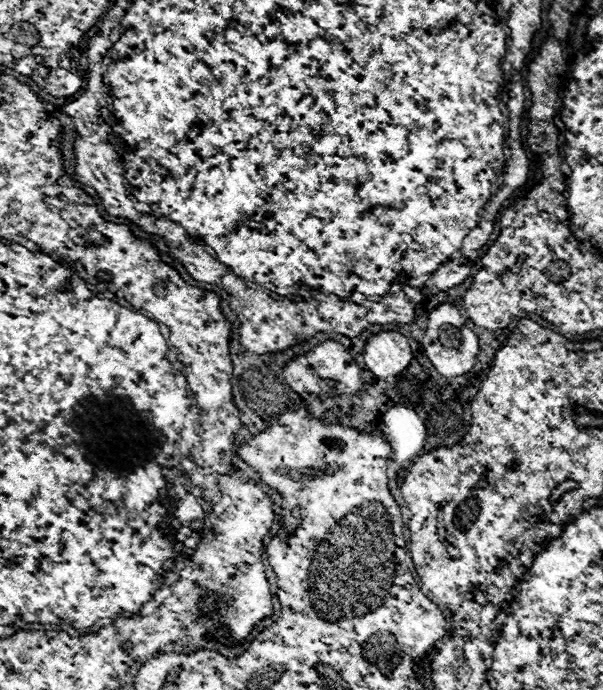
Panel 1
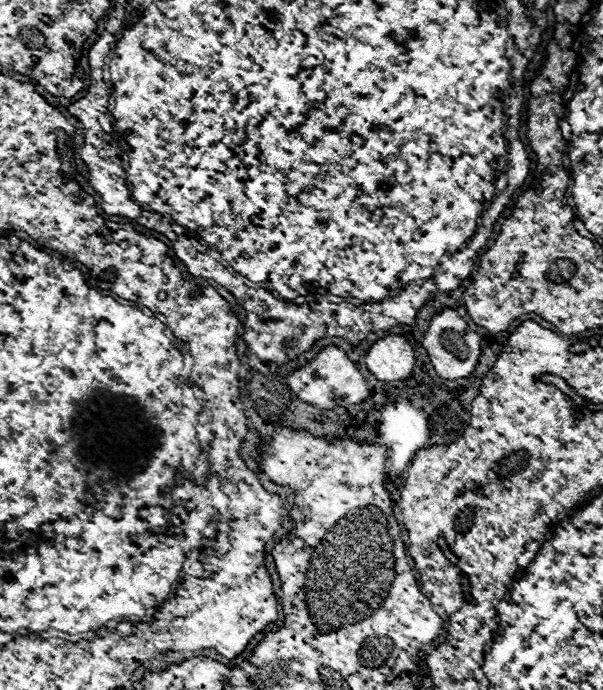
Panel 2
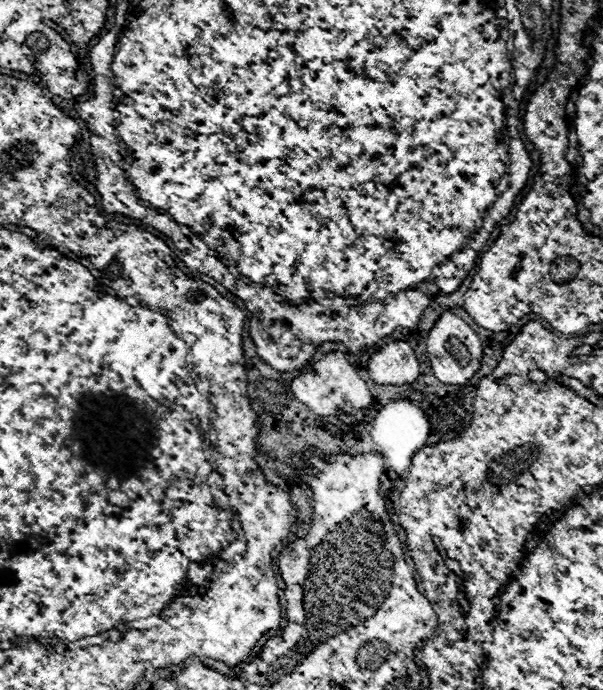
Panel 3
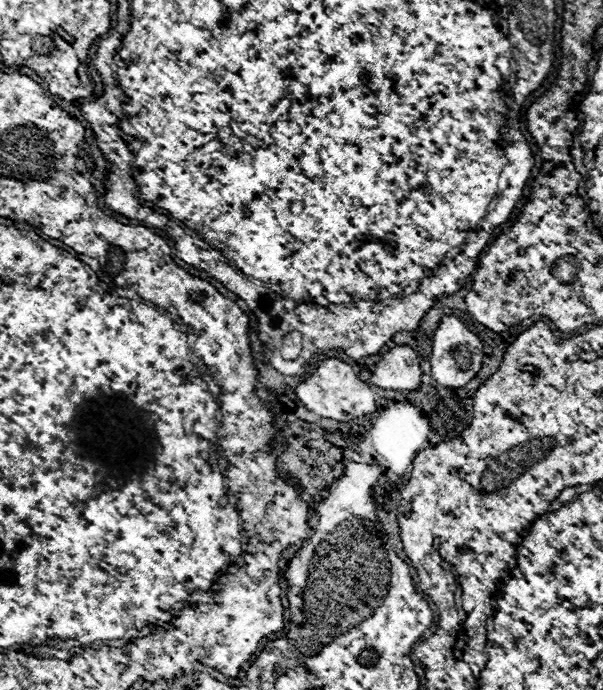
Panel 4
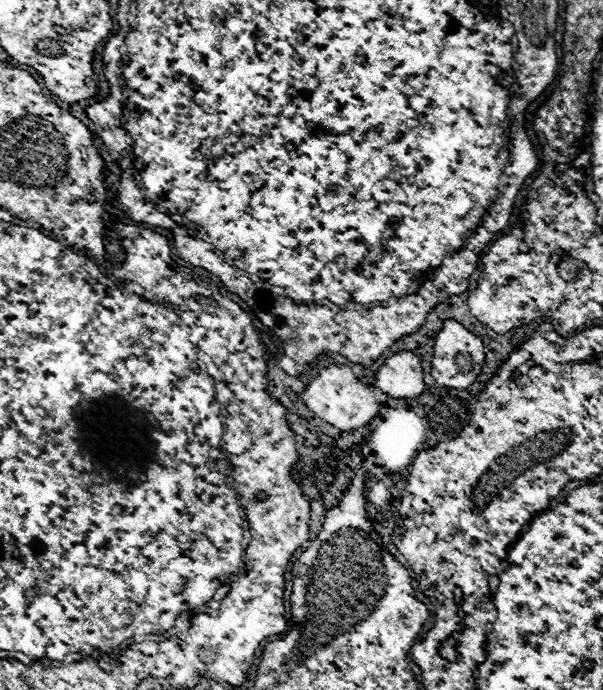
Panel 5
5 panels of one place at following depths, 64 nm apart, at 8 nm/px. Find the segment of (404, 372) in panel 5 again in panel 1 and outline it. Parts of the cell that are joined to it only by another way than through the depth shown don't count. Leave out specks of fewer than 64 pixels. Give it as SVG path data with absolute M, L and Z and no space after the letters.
M400 332L372 334L364 344L364 364L378 378L398 376L412 360L406 336Z

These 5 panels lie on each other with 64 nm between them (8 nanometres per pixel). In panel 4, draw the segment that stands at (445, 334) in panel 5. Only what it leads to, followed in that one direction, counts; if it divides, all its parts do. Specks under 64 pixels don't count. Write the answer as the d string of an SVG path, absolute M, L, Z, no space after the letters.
M448 314L442 316L442 320L432 336L430 364L432 364L432 376L436 378L436 382L440 382L442 386L448 386L448 388L466 386L482 368L482 358L484 358L484 352L482 352L480 338L472 330L468 330L468 326L462 324L456 316L448 316Z

